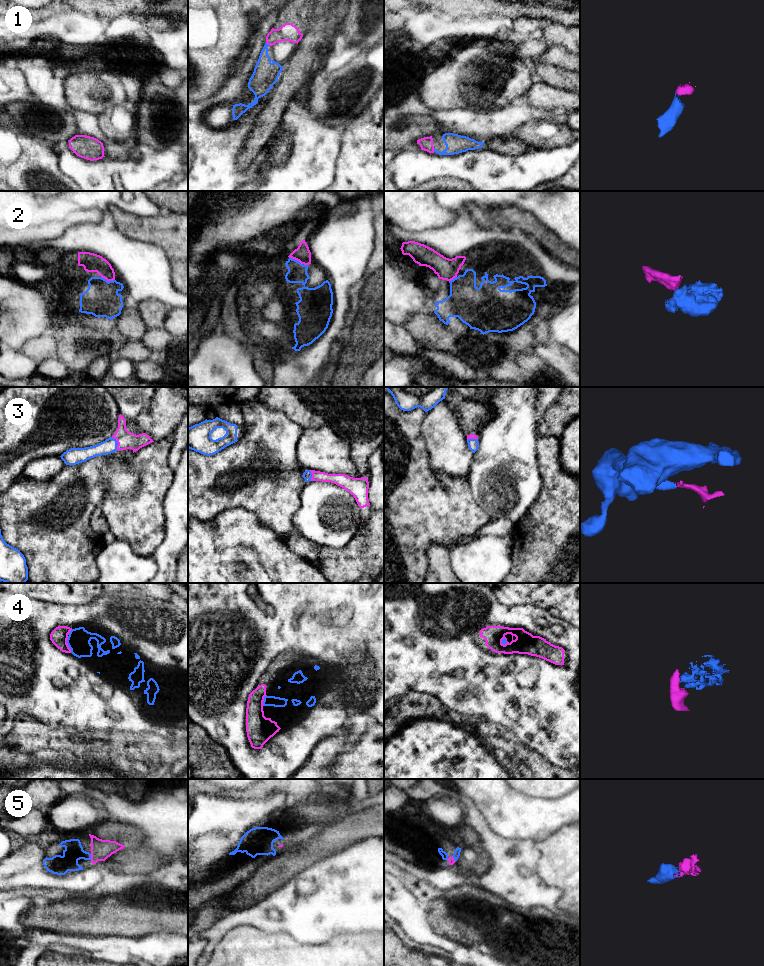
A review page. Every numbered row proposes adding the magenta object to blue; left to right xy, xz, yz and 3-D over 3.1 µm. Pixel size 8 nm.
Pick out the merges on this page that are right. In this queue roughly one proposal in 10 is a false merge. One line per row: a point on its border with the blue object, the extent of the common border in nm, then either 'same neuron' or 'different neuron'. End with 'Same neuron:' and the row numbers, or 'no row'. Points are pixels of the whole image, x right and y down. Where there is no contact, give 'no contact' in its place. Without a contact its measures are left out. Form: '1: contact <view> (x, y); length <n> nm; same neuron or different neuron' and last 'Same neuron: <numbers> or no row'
1: contact xz (267, 44); length 50 nm; same neuron
2: contact xy (107, 281); length 120 nm; same neuron
3: contact xy (116, 442); length 120 nm; same neuron
4: contact xy (67, 643); length 140 nm; same neuron
5: contact xy (90, 857); length 50 nm; same neuron
Same neuron: 1, 2, 3, 4, 5

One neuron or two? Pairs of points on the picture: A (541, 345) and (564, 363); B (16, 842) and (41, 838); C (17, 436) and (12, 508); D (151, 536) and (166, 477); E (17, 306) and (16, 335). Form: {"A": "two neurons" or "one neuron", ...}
{"A": "one neuron", "B": "one neuron", "C": "two neurons", "D": "one neuron", "E": "one neuron"}

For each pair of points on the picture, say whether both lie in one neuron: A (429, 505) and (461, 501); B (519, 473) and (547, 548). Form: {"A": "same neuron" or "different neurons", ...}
{"A": "same neuron", "B": "different neurons"}

